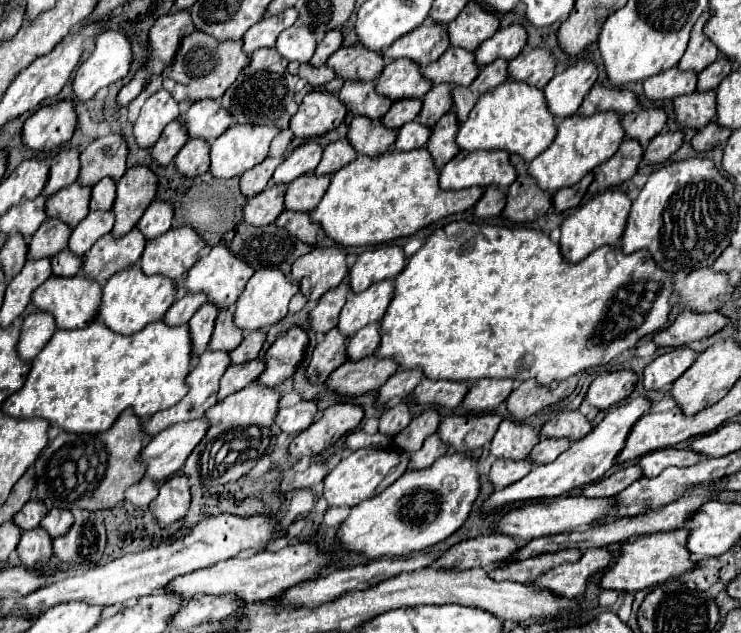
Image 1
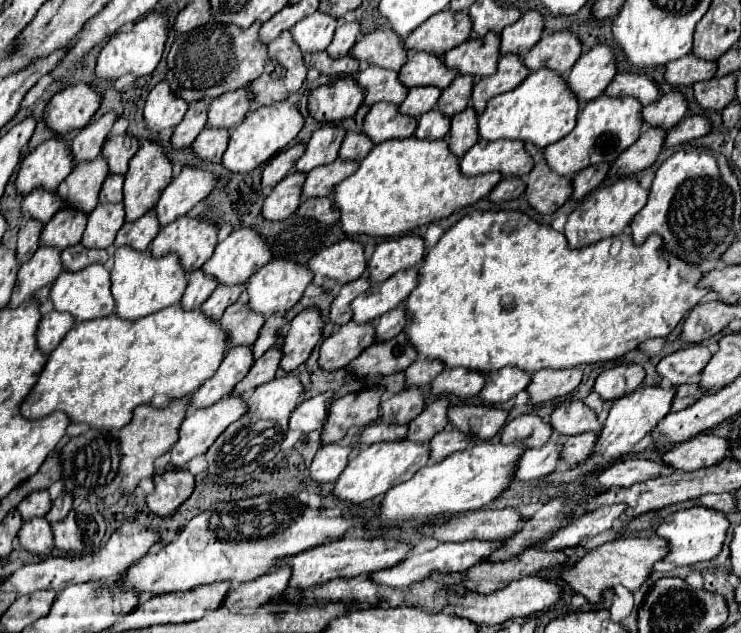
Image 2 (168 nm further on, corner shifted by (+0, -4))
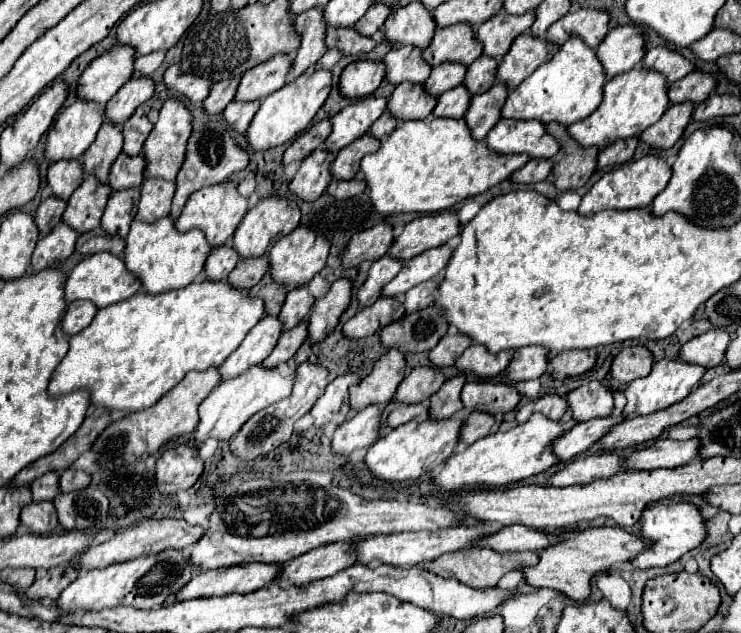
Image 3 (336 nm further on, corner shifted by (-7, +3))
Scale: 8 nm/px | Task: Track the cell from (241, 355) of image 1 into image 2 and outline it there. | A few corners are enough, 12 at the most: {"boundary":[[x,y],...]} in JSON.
{"boundary":[[270,316],[252,344],[258,360],[278,340],[278,328],[286,332],[284,316]]}

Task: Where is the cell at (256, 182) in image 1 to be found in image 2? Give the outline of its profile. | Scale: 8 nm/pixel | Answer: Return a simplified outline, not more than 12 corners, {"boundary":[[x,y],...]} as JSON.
{"boundary":[[304,144],[282,150],[262,168],[262,188],[278,184],[302,156]]}

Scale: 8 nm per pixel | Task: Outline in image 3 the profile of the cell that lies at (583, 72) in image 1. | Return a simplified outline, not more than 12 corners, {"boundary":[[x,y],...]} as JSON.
{"boundary":[[611,29],[597,47],[609,77],[645,57],[643,29]]}

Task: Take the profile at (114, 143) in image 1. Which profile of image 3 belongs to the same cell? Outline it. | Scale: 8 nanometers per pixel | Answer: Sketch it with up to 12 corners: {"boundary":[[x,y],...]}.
{"boundary":[[129,117],[123,123],[127,155],[143,151],[153,123],[143,117]]}

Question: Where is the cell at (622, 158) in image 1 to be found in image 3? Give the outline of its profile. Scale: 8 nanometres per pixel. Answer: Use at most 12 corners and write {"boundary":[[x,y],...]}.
{"boundary":[[671,105],[641,133],[641,141],[669,149],[683,135],[695,105]]}

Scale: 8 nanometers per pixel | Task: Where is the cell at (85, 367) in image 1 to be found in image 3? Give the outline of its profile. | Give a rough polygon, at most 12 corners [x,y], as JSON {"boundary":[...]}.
{"boundary":[[227,281],[137,293],[69,339],[49,393],[143,411],[263,315]]}

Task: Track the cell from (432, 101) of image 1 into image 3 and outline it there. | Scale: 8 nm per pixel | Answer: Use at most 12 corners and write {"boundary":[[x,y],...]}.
{"boundary":[[481,55],[467,67],[471,95],[493,87],[497,59]]}

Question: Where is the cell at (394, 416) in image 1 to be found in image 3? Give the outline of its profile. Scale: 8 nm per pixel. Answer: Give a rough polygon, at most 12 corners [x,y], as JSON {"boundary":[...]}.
{"boundary":[[413,367],[395,397],[421,403],[445,383],[441,369]]}

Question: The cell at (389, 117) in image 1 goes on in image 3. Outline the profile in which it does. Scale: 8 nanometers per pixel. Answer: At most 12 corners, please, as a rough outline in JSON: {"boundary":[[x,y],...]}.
{"boundary":[[433,67],[425,89],[433,97],[461,85],[467,67]]}

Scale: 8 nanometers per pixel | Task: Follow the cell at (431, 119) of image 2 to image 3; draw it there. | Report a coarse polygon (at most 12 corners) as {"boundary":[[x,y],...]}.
{"boundary":[[465,85],[445,91],[437,99],[435,117],[463,117],[471,95]]}

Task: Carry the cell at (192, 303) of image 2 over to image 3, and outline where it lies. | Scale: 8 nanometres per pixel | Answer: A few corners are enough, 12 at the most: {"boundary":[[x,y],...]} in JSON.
{"boundary":[[231,245],[211,251],[205,263],[209,281],[223,281],[237,265]]}

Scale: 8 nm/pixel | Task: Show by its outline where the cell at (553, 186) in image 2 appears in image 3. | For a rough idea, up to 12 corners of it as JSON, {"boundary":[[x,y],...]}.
{"boundary":[[549,123],[563,155],[553,177],[559,191],[583,187],[597,169],[597,147],[569,139],[567,127]]}

